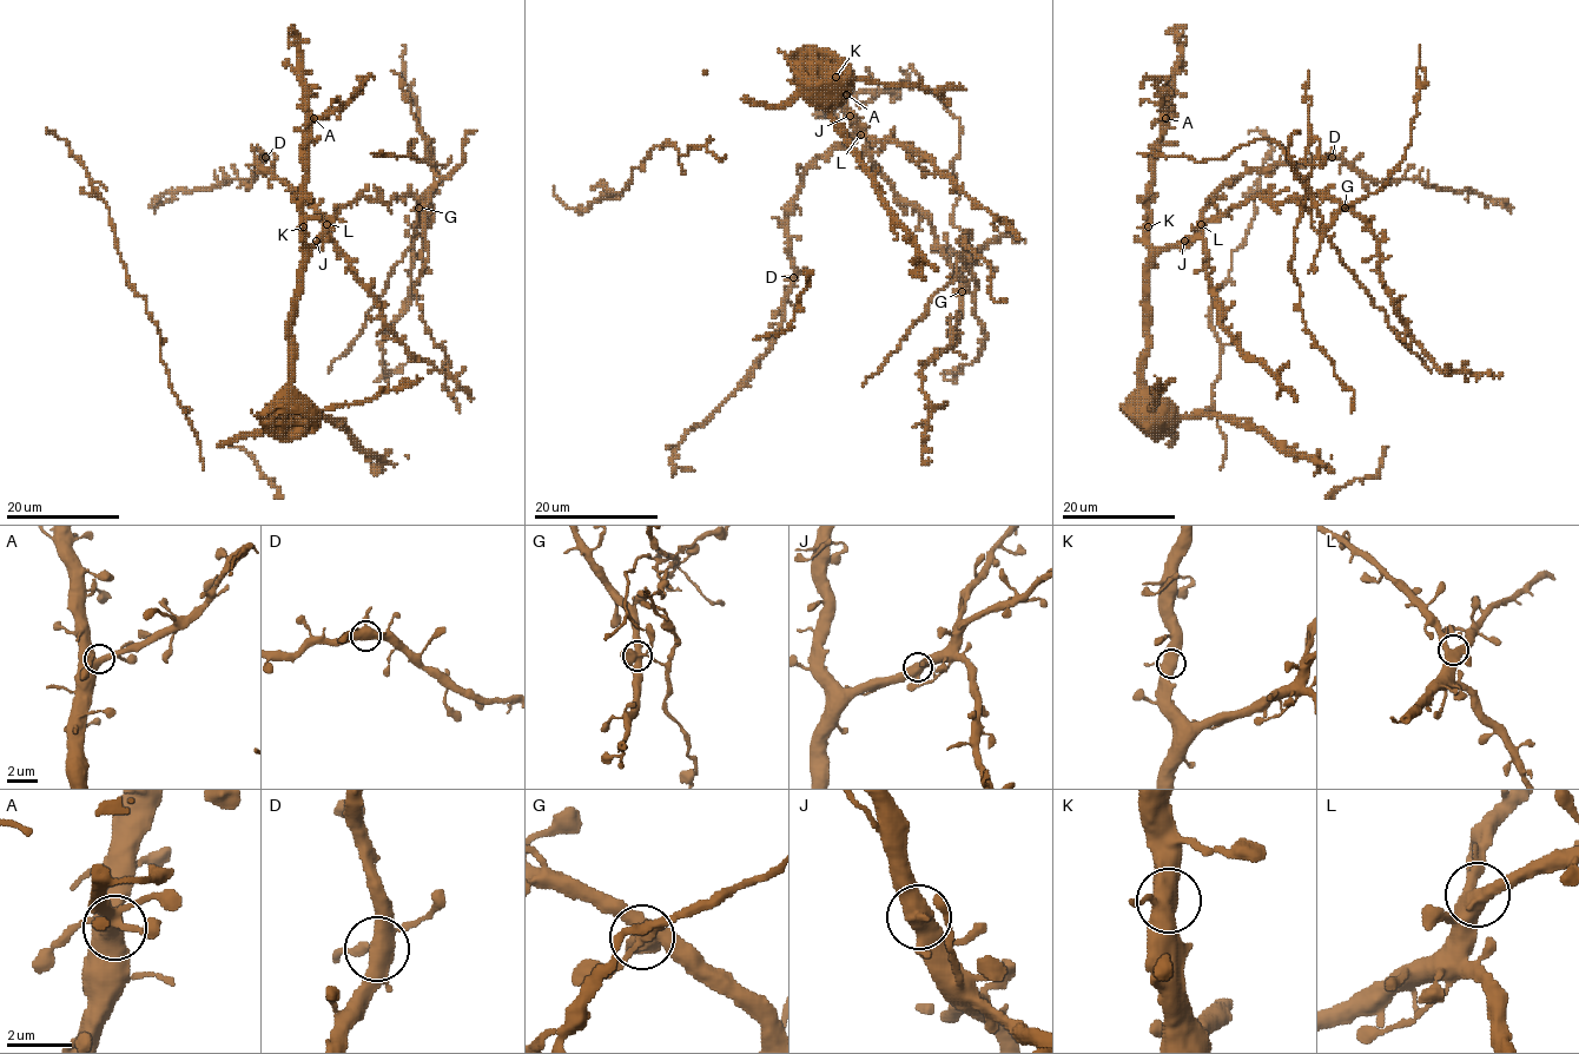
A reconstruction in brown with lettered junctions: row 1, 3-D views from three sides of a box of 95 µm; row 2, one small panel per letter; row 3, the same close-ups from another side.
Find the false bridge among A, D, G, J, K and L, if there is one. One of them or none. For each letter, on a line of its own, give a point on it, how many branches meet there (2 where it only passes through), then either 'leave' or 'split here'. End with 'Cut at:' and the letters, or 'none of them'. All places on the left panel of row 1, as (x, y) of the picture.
A: (314, 118) | 3 | leave
D: (265, 157) | 4 | leave
G: (418, 208) | 4 | split here
J: (316, 241) | 4 | leave
K: (303, 226) | 3 | leave
L: (326, 224) | 4 | leave
Cut at: G

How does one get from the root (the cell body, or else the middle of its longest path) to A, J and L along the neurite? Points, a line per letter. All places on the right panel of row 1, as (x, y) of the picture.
A: (1137, 406), (1147, 334), (1150, 182), (1155, 143), (1165, 118)
J: (1137, 406), (1147, 334), (1148, 264), (1161, 251), (1184, 241)
L: (1137, 406), (1147, 334), (1148, 264), (1161, 251), (1184, 244), (1201, 224)

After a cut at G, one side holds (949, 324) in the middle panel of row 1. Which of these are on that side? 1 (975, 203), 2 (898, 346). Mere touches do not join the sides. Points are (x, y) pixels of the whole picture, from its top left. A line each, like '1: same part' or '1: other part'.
1: same part
2: other part

